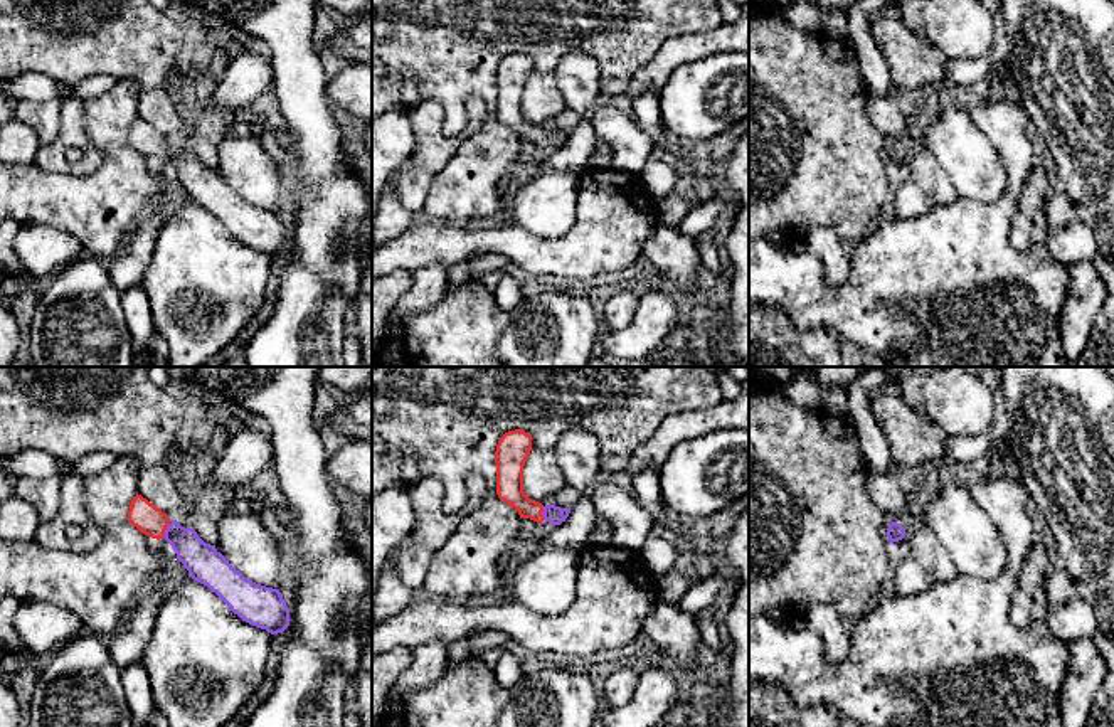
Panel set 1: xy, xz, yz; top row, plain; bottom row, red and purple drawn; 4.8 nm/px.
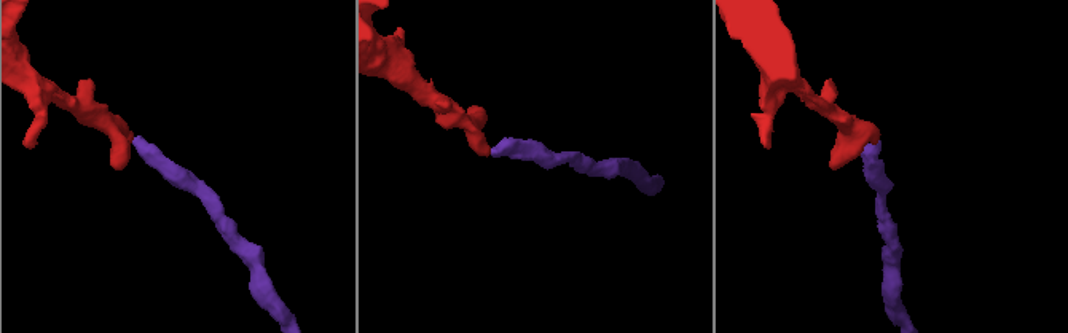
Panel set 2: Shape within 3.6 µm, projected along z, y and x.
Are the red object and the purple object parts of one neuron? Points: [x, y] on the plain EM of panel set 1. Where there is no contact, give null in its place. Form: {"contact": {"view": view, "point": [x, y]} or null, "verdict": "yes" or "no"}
{"contact": {"view": "xy", "point": [165, 152]}, "verdict": "yes"}

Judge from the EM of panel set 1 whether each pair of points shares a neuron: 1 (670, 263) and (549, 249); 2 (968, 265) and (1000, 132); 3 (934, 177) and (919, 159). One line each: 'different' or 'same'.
1: different
2: same
3: same

